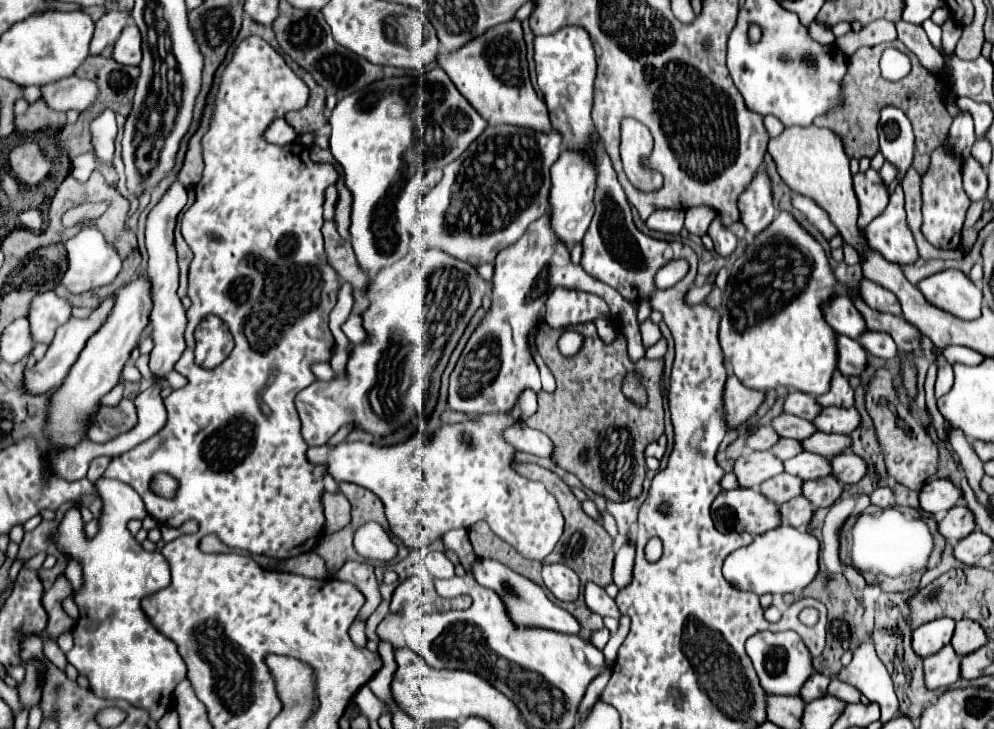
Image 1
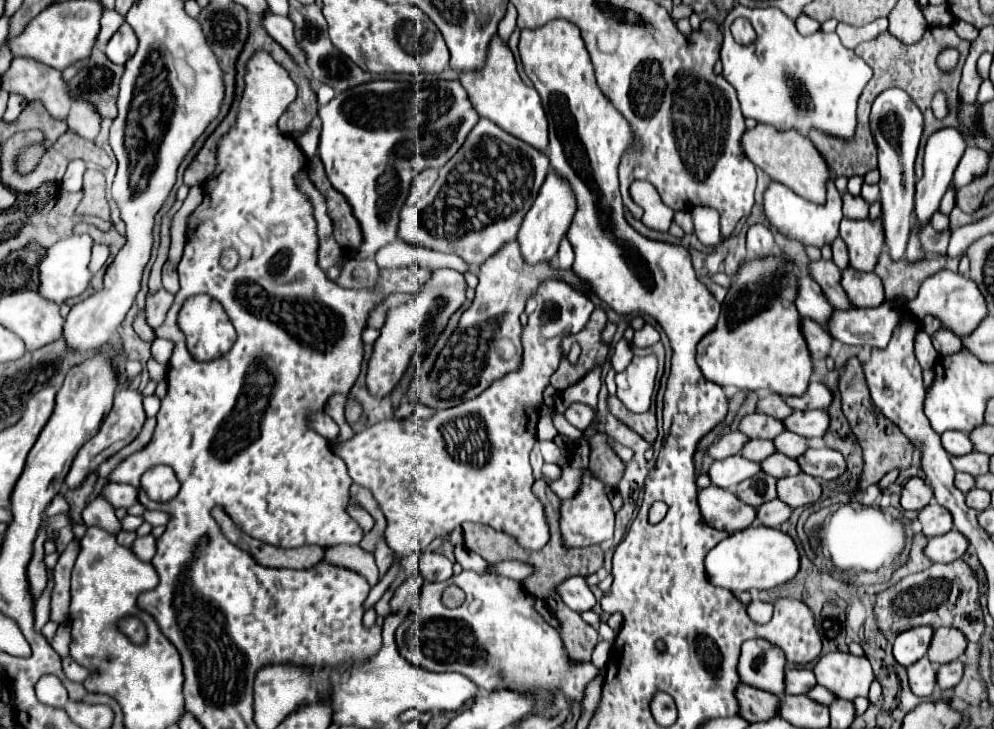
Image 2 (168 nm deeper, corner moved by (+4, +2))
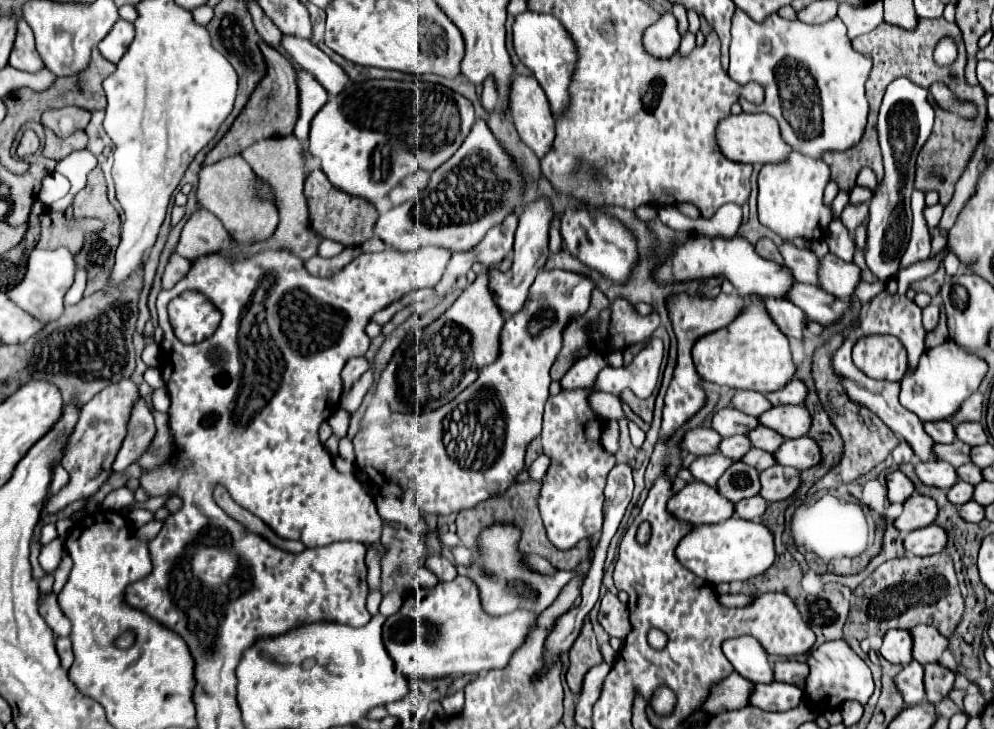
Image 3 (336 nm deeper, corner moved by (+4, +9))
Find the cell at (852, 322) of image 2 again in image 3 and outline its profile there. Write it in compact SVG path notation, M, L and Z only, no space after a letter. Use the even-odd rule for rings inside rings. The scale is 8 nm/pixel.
M795 284L787 298L821 326L831 326L841 316L851 312L851 302L843 302L825 292L823 288L811 284Z

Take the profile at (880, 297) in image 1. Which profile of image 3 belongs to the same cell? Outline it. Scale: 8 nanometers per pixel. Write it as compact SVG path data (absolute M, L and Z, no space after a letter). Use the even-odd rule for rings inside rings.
M827 254L821 258L819 266L819 280L821 288L825 288L829 294L847 300L855 294L861 278L861 268L853 262L843 262L841 258Z

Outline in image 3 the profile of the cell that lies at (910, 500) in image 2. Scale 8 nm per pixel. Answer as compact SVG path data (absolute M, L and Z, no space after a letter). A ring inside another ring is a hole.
M899 470L887 474L887 488L889 488L889 500L899 504L903 504L915 492L915 484Z

